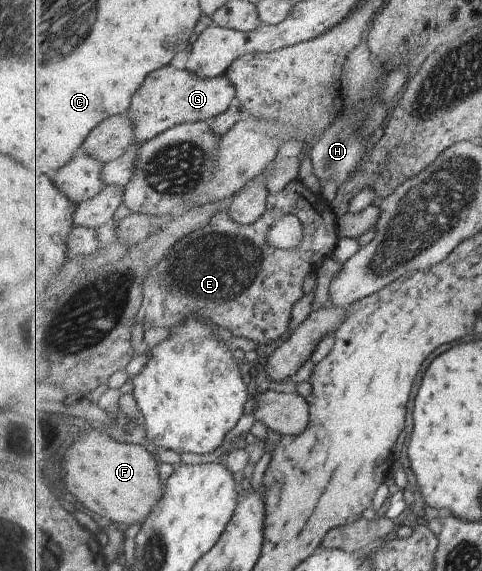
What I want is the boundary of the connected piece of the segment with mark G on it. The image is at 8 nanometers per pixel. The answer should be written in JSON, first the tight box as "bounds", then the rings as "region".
{"bounds":[127,65,236,145],"region":[[[168,65],[148,75],[144,85],[133,96],[127,114],[136,124],[136,143],[142,145],[176,125],[207,122],[225,113],[235,101],[233,99],[236,99],[236,86],[227,76],[207,79],[186,69],[179,70]]]}

